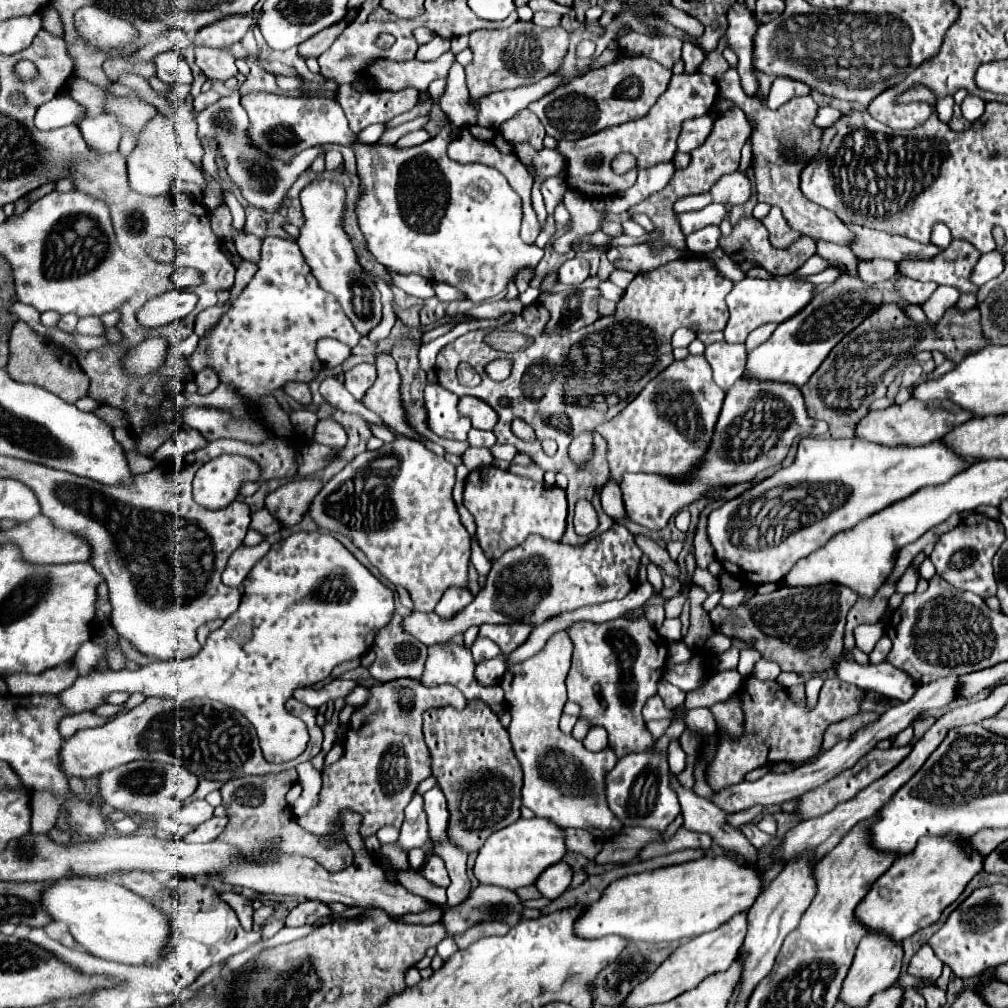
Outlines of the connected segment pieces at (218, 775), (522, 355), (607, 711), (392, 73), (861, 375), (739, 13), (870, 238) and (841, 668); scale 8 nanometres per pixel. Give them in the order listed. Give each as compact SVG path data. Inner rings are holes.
M147 698L137 708L111 718L107 724L99 728L79 730L75 736L67 738L61 748L61 766L69 778L101 776L105 770L117 768L133 760L157 760L175 764L187 768L197 778L217 782L227 782L237 776L281 772L287 768L295 768L297 764L317 756L323 742L323 732L315 724L317 716L315 708L291 698L287 700L287 710L307 724L311 736L307 750L287 764L269 764L263 758L255 728L251 726L251 722L247 722L247 718L241 712L235 712L233 708L225 708L223 704L211 700L177 704L175 700Z
M681 258L677 262L671 262L667 266L661 266L653 272L637 274L629 288L625 290L623 298L617 304L617 310L613 316L601 316L593 324L567 334L543 334L545 322L549 318L549 312L541 304L531 304L523 308L519 316L515 316L511 322L497 330L517 330L525 336L533 336L533 344L525 350L505 354L499 350L493 350L489 344L483 342L483 338L491 330L475 330L465 336L459 336L455 342L441 348L437 356L437 378L439 384L447 390L451 390L457 396L469 394L479 400L485 400L495 412L497 412L497 426L493 428L493 434L497 436L499 444L513 444L519 452L525 452L533 458L535 464L539 464L543 470L557 470L563 472L569 478L567 488L567 500L569 500L569 518L567 518L567 530L561 538L563 544L581 546L587 544L583 536L577 536L573 532L573 508L579 498L591 500L595 510L599 512L599 530L591 534L591 538L607 532L613 526L613 520L601 510L599 494L609 480L609 464L605 460L607 456L607 442L601 438L601 434L595 432L595 428L607 420L611 420L617 412L621 412L635 396L647 386L649 380L653 380L663 368L673 364L673 348L671 348L671 336L677 328L685 326L695 332L717 332L723 330L727 324L727 304L725 296L731 292L733 282L727 280L715 266L713 260L707 258ZM497 358L509 358L511 360L511 376L503 382L495 382L485 374L485 366ZM461 362L467 362L473 366L483 382L477 388L463 388L457 382L457 366ZM499 398L511 398L511 408L501 408ZM513 418L525 420L535 430L535 442L523 442L511 432ZM579 432L593 432L595 434L595 460L591 464L591 472L579 472L575 470L573 462L569 462L567 446ZM545 438L551 438L559 444L559 450L553 458L545 456L541 450L541 442Z
M641 616L639 620L617 618L605 624L595 622L573 622L565 628L573 642L573 664L567 676L569 700L581 706L581 716L587 718L593 726L603 726L609 732L609 746L615 748L617 758L629 752L643 752L653 746L655 739L645 728L641 708L643 704L657 694L657 682L661 680L665 660L667 660L667 640Z
M449 50L441 54L433 62L391 62L391 60L377 60L367 74L377 82L381 90L403 90L413 86L417 90L427 90L427 86L437 78L447 78L451 64L455 62L455 54Z
M883 304L831 350L811 380L801 386L801 392L809 416L829 424L825 438L857 438L855 428L859 420L867 416L869 404L885 396L889 384L905 370L905 362L913 360L917 352L941 350L947 360L959 364L967 354L985 348L985 344L977 308L961 312L951 306L935 326L929 326L909 320L897 304Z
M735 2L727 12L727 48L733 50L739 58L737 71L741 76L741 86L747 96L755 96L759 90L757 82L757 70L753 66L753 36L757 32L757 18L755 14L745 6Z
M853 226L853 232L857 240L851 246L851 250L855 256L865 258L865 260L885 258L885 260L893 260L895 264L899 264L903 260L925 260L943 252L943 248L939 246L933 246L933 244L925 246L911 238L893 236L893 234L871 230L865 226Z
M841 654L839 658L835 658L833 672L843 682L855 684L859 688L867 688L871 692L877 692L877 694L887 696L889 700L897 700L901 704L907 702L917 690L917 682L911 680L911 676L907 676L899 668L891 666L889 662L863 666L859 662L847 660Z

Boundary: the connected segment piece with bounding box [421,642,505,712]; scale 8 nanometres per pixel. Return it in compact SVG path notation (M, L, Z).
M443 642L443 644L433 644L427 648L427 660L425 660L425 670L421 674L421 682L425 686L439 686L439 684L451 684L455 686L457 690L463 692L463 696L467 700L473 700L473 698L481 698L485 700L493 712L503 712L505 710L505 700L503 700L503 690L493 686L493 688L483 688L477 678L475 678L475 660L469 652L467 646L459 646L459 644L453 644L453 642Z

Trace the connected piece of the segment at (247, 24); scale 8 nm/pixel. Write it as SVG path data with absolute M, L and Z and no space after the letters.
M261 10L249 12L249 14L225 16L223 20L217 20L197 30L195 44L209 46L209 48L229 48L235 42L239 42L253 26L257 26L259 16L261 16Z

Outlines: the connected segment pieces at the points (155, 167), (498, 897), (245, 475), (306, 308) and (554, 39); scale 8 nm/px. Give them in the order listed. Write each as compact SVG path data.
M157 112L143 128L141 136L139 136L139 144L135 146L135 150L129 154L127 158L127 172L129 172L129 184L133 190L147 194L147 196L161 196L167 192L167 188L173 186L173 182L181 180L181 182L193 182L201 188L201 198L207 196L207 178L201 170L197 170L183 154L183 150L179 148L177 140L175 140L175 130L173 130L173 122L163 116L161 112Z
M479 884L473 892L471 892L471 898L467 902L463 902L461 906L455 906L455 908L449 908L443 916L443 924L449 932L449 936L437 946L437 954L443 958L443 962L455 952L455 942L453 942L453 934L461 934L465 930L469 930L471 926L475 926L477 922L505 922L509 926L515 926L519 920L521 920L521 900L519 896L509 890L509 888L499 888L499 886L487 886L487 884Z
M219 456L199 468L193 480L193 498L197 504L207 508L223 508L237 498L237 486L247 480L259 480L261 468L243 456Z
M267 236L263 240L263 250L261 250L261 260L259 260L259 270L255 272L253 280L243 288L243 292L237 296L233 306L219 318L219 322L199 340L199 346L195 352L187 358L189 366L193 370L205 370L211 368L221 384L233 386L233 390L245 400L247 404L247 414L243 416L233 416L231 412L223 408L191 408L185 412L185 422L191 428L199 428L199 432L207 440L219 440L219 438L231 438L231 440L243 440L249 444L263 444L273 438L271 434L271 422L269 418L261 412L261 400L265 396L273 396L275 390L283 388L289 382L305 382L309 384L311 380L317 378L317 374L325 368L323 362L315 354L315 346L321 338L335 338L343 344L349 344L349 348L355 348L361 340L361 334L355 330L353 322L347 318L343 312L341 304L319 288L319 282L311 274L309 264L303 260L303 254L299 252L297 242L277 238L277 236Z
M517 20L509 28L493 28L471 32L469 48L473 52L473 62L465 68L467 72L467 88L473 98L487 96L497 90L517 88L525 84L533 84L549 74L553 74L567 54L569 32L561 26L557 28L541 28L533 22Z

